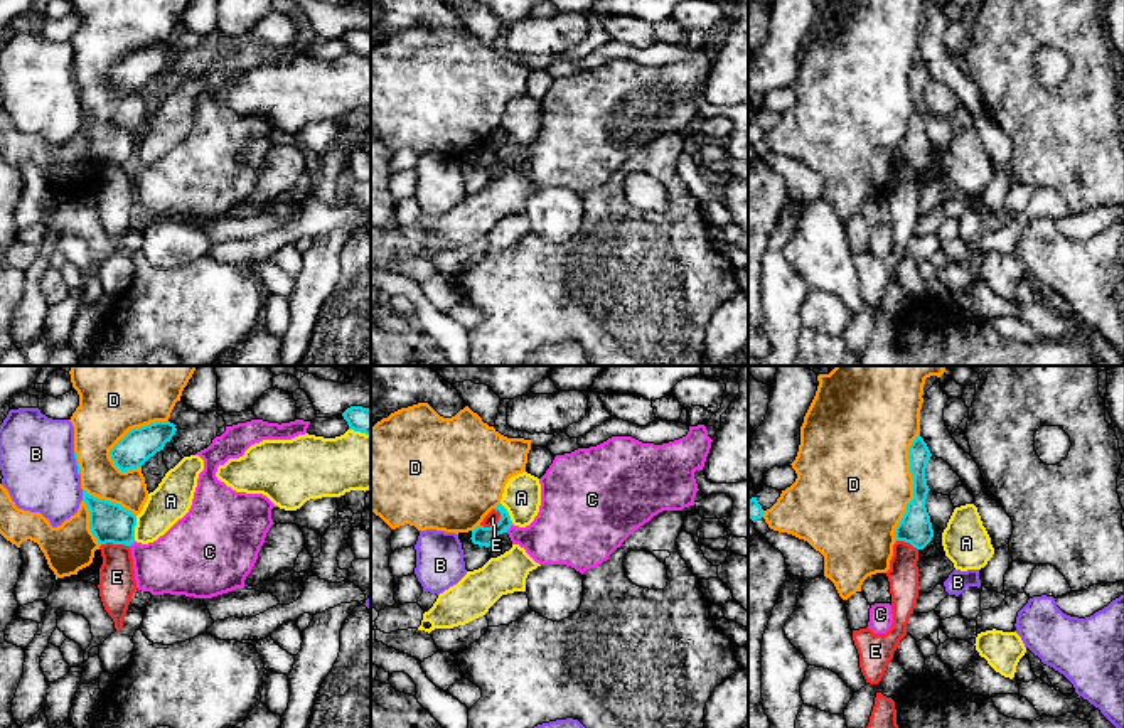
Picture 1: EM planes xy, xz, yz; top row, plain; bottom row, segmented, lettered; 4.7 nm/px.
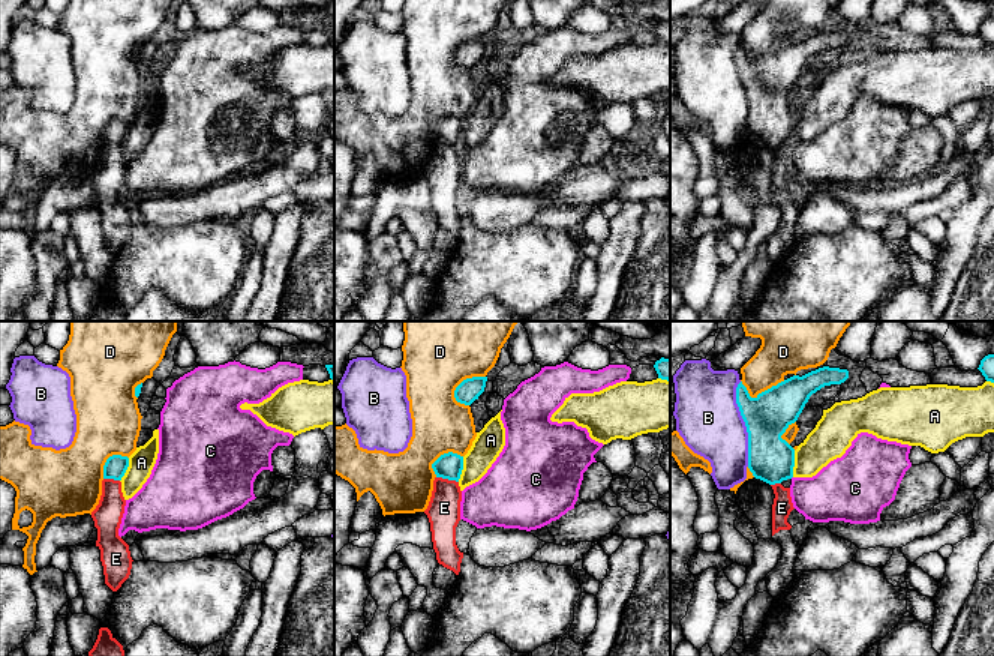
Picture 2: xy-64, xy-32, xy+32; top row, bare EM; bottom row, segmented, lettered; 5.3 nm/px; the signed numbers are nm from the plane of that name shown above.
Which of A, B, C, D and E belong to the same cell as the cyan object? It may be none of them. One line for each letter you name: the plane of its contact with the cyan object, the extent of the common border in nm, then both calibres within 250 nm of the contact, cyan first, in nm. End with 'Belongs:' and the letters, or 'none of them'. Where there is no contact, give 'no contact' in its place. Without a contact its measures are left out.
Belongs: none of them

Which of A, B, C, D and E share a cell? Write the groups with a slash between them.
A / B / C / D / E

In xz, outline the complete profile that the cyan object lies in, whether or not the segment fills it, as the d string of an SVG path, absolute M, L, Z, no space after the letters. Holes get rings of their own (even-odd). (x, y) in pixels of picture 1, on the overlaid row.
M499 504L495 511L500 512L499 522L490 527L477 526L472 531L472 538L470 538L474 544L489 548L499 534L507 533L507 529L512 526L511 516L502 504Z

